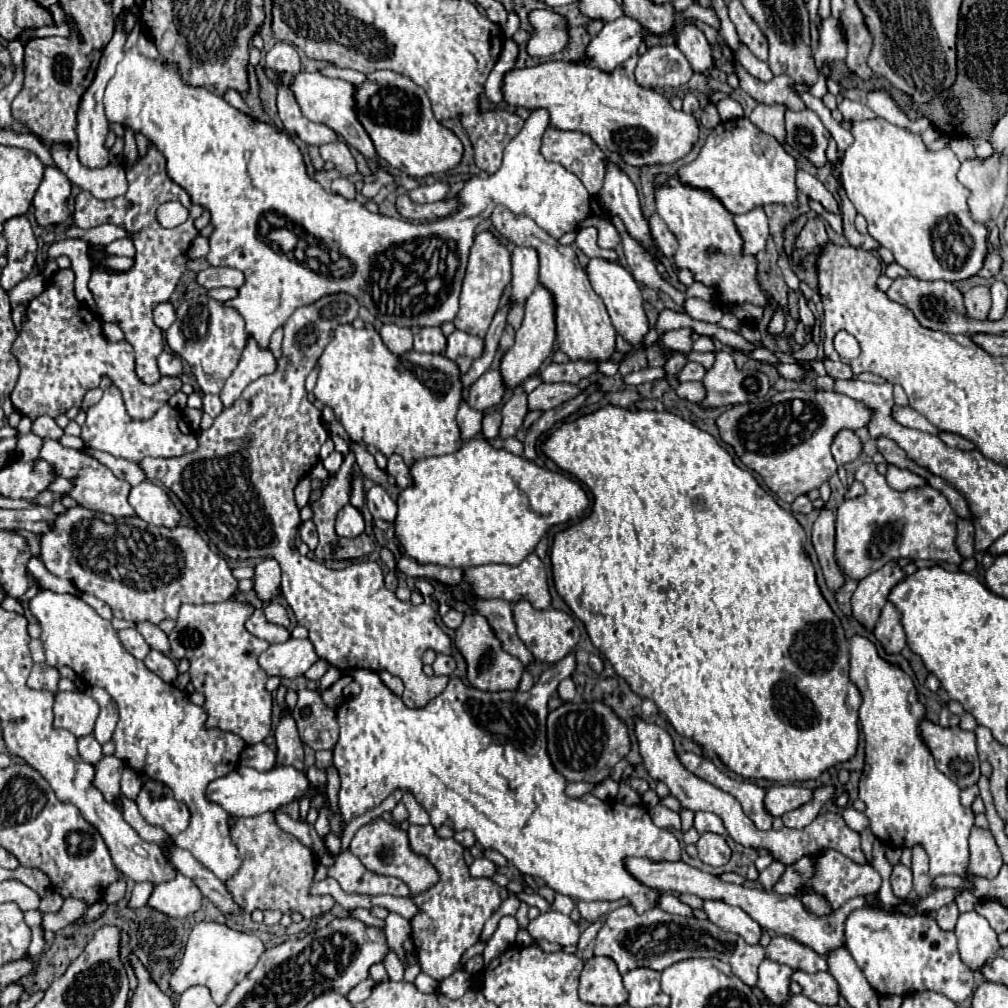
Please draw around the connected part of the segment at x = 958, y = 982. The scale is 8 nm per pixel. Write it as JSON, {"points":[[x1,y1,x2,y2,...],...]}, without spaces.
{"points":[[858,908,846,920,846,948,880,996,910,996,932,990,954,1002,972,996,972,970,960,960,954,932,944,932,934,918,906,916,884,908]]}

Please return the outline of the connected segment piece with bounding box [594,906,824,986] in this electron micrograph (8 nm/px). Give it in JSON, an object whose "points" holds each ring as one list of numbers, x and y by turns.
{"points":[[620,906,606,916,596,940,594,940,594,956,608,956,618,964,620,974,626,974,638,966,650,966,652,970,662,972,664,968,686,960,686,958,718,958,732,966,734,974,746,982,748,986,756,984,758,966,764,958,770,958,790,968,800,968,806,972,820,972,824,970,824,956,816,954,810,946,796,942,794,938,776,936,771,939,768,946,748,946,738,934,724,932,710,920,674,916,660,908,648,910,638,914,630,906]]}

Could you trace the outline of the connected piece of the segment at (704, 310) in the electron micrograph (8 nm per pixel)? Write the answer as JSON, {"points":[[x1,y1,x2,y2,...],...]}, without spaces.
{"points":[[698,298,686,300,684,312,694,320,704,320,704,322,712,322,712,324,718,324,722,318,722,310,714,302,706,302,706,300,698,300]]}

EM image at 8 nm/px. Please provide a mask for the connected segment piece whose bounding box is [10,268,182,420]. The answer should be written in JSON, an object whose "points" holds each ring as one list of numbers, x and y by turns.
{"points":[[72,268,58,270,54,276,50,276,50,280,46,280,44,292,28,304,26,318,28,320,22,324,22,332,18,334,18,338,12,346,12,354,18,358,18,364,20,364,20,378,18,378,18,384,14,386,12,394,10,394,10,398,12,398,14,410,18,410,24,416,30,416,32,420,40,414,48,414,48,416,56,418,58,414,64,414,72,406,78,408,82,404,84,394,90,388,98,388,102,376,108,376,122,390,126,412,134,420,150,420,156,414,156,410,160,406,164,406,168,402,168,398,172,394,176,394,182,386,180,378,162,378,160,382,156,382,152,386,146,386,138,380,138,376,134,374,134,350,132,350,132,346,108,342,104,332,102,332,102,320,96,316,96,312,84,310,84,306,76,300]]}

